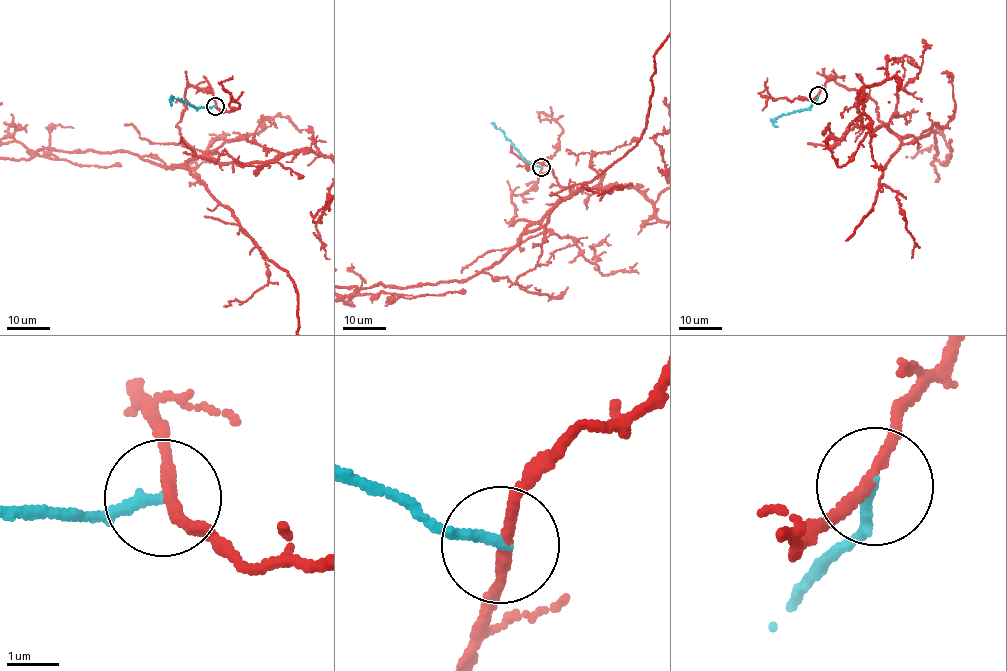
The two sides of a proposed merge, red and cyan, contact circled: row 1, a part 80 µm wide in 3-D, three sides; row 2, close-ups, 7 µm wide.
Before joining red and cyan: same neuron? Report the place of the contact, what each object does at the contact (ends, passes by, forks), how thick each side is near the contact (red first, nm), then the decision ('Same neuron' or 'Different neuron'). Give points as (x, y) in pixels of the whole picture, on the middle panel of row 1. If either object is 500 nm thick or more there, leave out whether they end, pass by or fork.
Place: (541, 167). At the ring red passes by. At the ring cyan ends. Thickness 200 nm (red) against 200 nm. Different neuron

